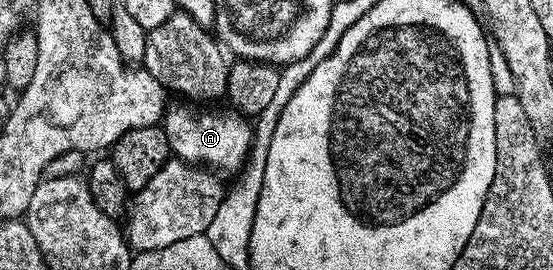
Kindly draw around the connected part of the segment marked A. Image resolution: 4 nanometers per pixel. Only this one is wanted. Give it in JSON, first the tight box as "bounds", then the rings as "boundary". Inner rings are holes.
{"bounds":[162,107,253,172],"boundary":[[[188,107],[172,109],[165,114],[162,127],[169,137],[171,152],[179,160],[234,172],[245,164],[252,148],[253,126],[243,114],[234,109],[208,113],[200,113]]]}

